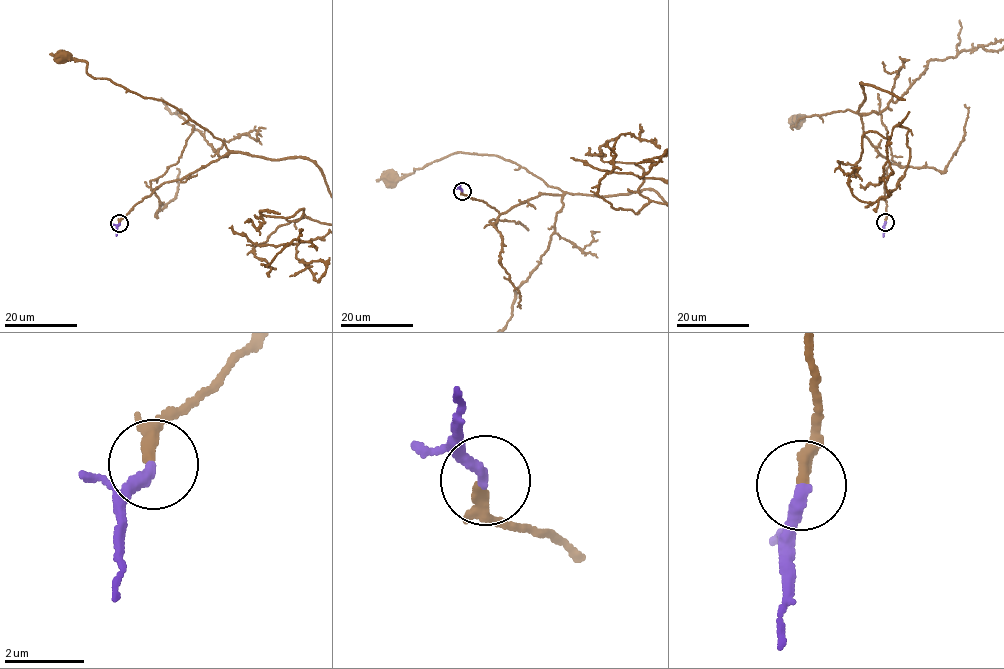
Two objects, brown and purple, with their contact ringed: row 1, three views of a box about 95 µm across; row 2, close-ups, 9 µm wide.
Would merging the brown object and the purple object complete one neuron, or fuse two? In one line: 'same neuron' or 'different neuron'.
same neuron

